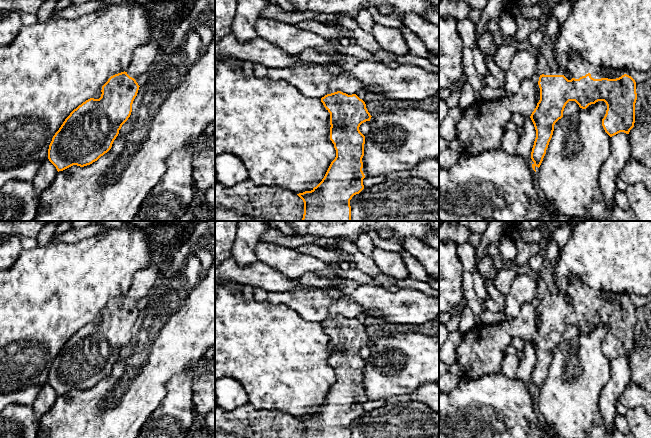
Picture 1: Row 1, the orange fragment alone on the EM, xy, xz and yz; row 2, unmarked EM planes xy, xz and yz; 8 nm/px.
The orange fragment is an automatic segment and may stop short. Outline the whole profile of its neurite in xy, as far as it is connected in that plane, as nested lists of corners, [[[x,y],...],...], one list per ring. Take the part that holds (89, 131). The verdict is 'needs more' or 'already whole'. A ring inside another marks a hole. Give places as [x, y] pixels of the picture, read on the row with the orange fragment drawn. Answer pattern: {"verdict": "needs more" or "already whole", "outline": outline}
{"verdict": "needs more", "outline": [[[152,38],[148,43],[137,47],[127,71],[111,76],[102,86],[99,99],[90,98],[70,113],[53,136],[48,149],[48,159],[58,172],[73,165],[90,165],[111,149],[119,130],[131,115],[132,104],[140,87],[135,78],[148,72],[161,49],[160,44]]]}

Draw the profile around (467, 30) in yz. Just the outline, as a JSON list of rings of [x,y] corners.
[[[468,18],[458,22],[458,34],[464,47],[476,48],[477,25]]]

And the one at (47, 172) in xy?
[[[48,158],[42,161],[42,165],[32,181],[34,190],[38,194],[42,193],[54,181],[57,173],[58,171],[56,167],[49,161]]]

